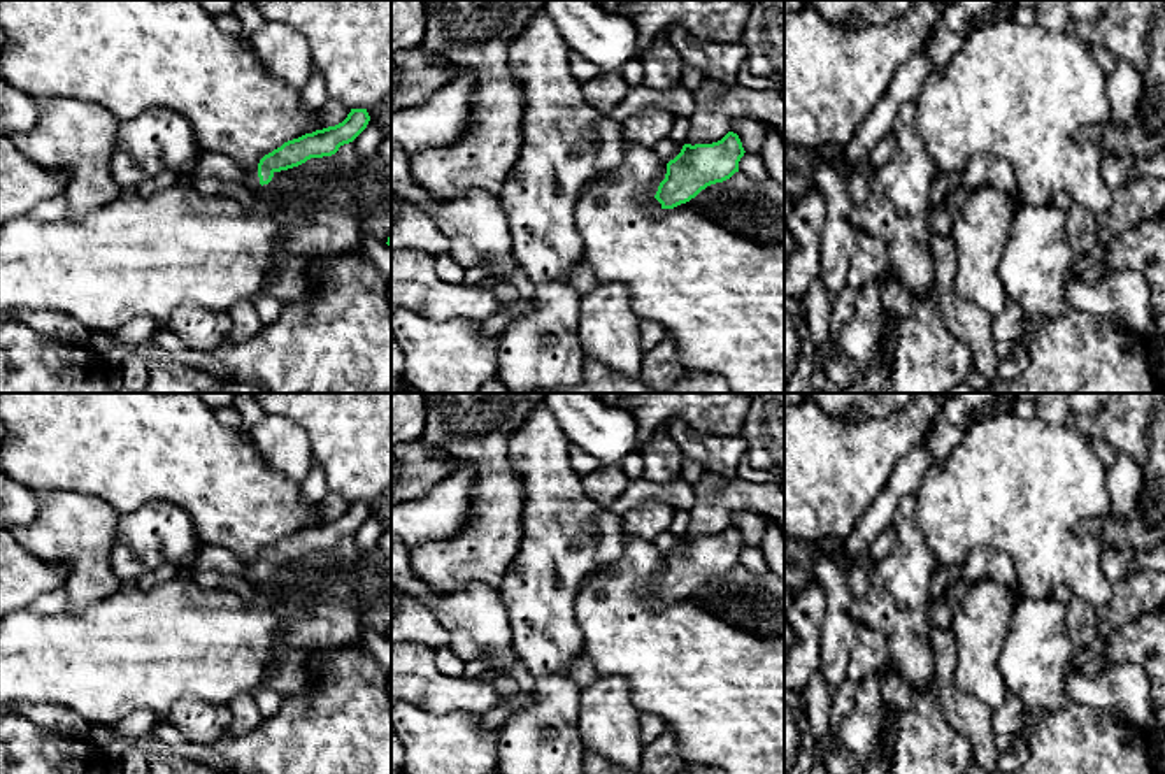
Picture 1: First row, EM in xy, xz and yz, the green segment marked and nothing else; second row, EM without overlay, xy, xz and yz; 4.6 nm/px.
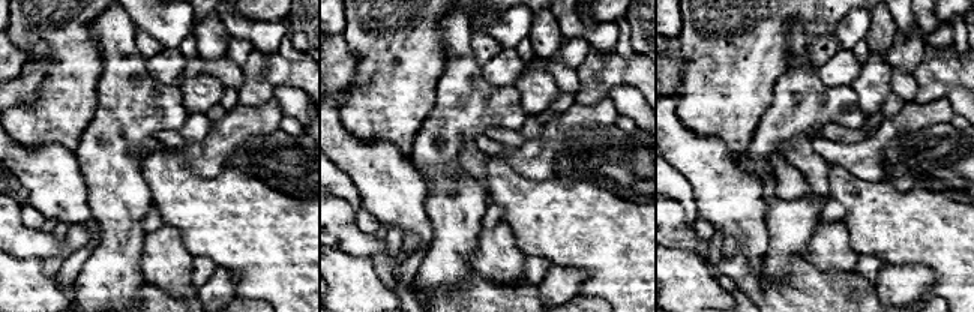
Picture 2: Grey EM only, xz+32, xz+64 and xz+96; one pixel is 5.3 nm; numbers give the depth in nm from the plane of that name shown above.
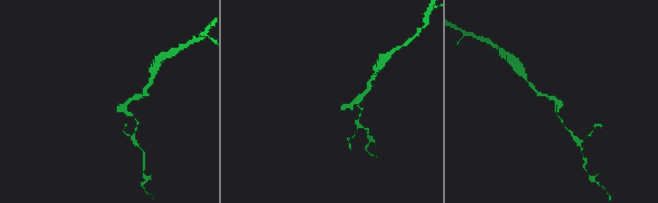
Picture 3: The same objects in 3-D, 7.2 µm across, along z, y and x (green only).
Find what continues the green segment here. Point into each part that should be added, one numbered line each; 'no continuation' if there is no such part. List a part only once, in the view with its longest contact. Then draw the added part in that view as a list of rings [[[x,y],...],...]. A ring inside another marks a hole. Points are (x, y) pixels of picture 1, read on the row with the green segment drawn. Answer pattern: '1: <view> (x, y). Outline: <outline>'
1: xy (251, 179). Outline: [[[258,165],[246,170],[244,186],[249,188],[249,190],[254,190],[254,188],[260,186]]]

